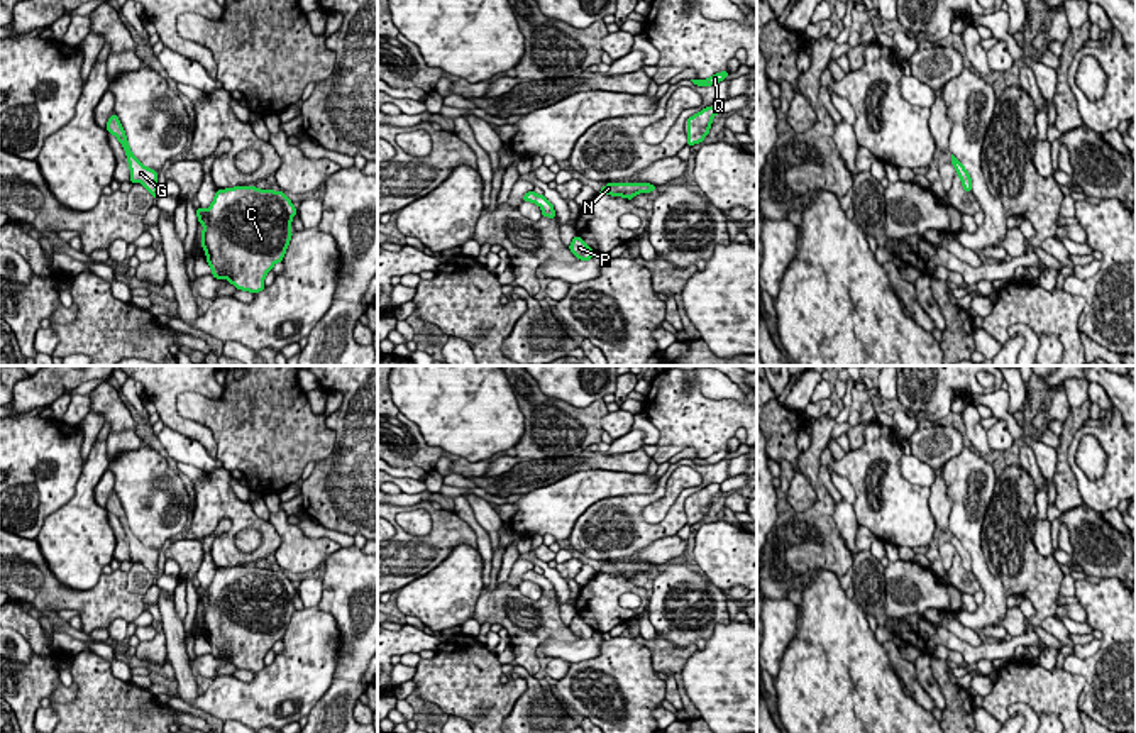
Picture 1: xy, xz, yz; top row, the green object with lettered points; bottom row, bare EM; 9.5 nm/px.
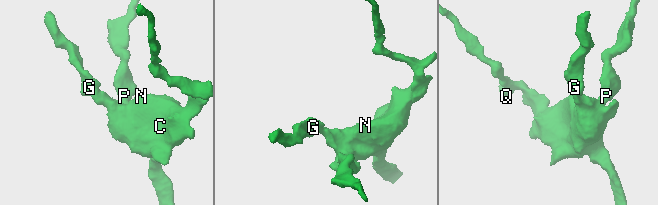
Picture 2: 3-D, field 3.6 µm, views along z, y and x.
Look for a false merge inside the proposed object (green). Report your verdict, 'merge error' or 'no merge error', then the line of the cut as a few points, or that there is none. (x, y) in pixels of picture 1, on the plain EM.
no merge error | no cut

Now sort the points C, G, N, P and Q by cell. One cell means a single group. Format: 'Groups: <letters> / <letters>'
Groups: C G N P Q

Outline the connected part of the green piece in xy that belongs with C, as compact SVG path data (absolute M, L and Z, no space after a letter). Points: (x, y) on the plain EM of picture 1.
M249 564L217 569L207 589L196 587L212 655L229 659L237 669L262 670L266 653L283 642L293 615L291 581L281 569Z

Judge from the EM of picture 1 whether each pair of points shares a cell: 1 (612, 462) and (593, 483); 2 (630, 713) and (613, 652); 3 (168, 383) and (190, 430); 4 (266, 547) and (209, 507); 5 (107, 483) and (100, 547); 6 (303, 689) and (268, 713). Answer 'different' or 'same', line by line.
1: different
2: same
3: same
4: same
5: different
6: same

